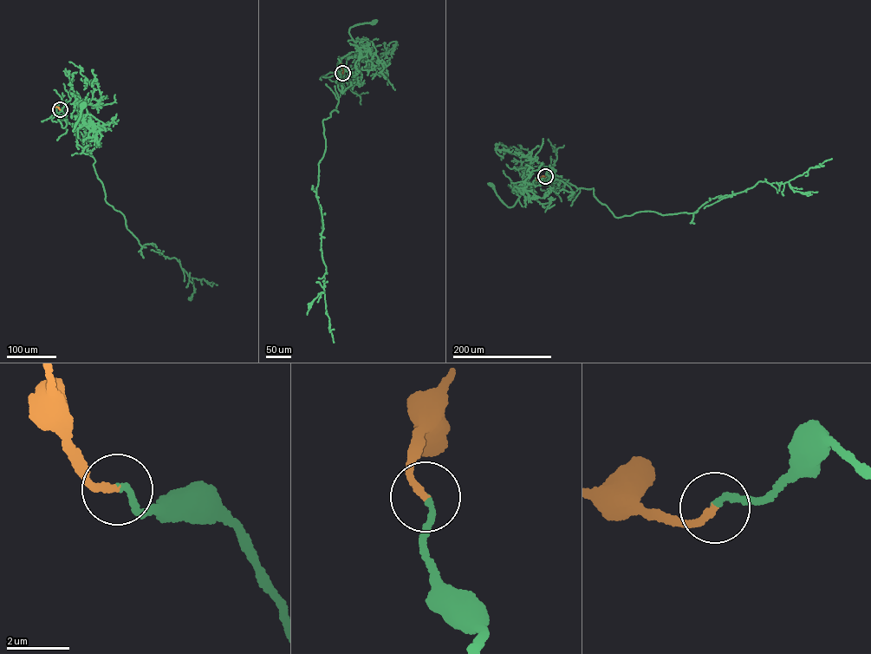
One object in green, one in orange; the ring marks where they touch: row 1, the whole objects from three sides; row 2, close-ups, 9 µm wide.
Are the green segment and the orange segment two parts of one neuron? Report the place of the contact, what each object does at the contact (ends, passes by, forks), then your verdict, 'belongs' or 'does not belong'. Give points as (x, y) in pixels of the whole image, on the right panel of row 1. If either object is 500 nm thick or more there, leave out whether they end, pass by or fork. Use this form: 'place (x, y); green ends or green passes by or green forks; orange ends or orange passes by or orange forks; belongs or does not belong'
place (545, 176); green ends; orange ends; belongs

